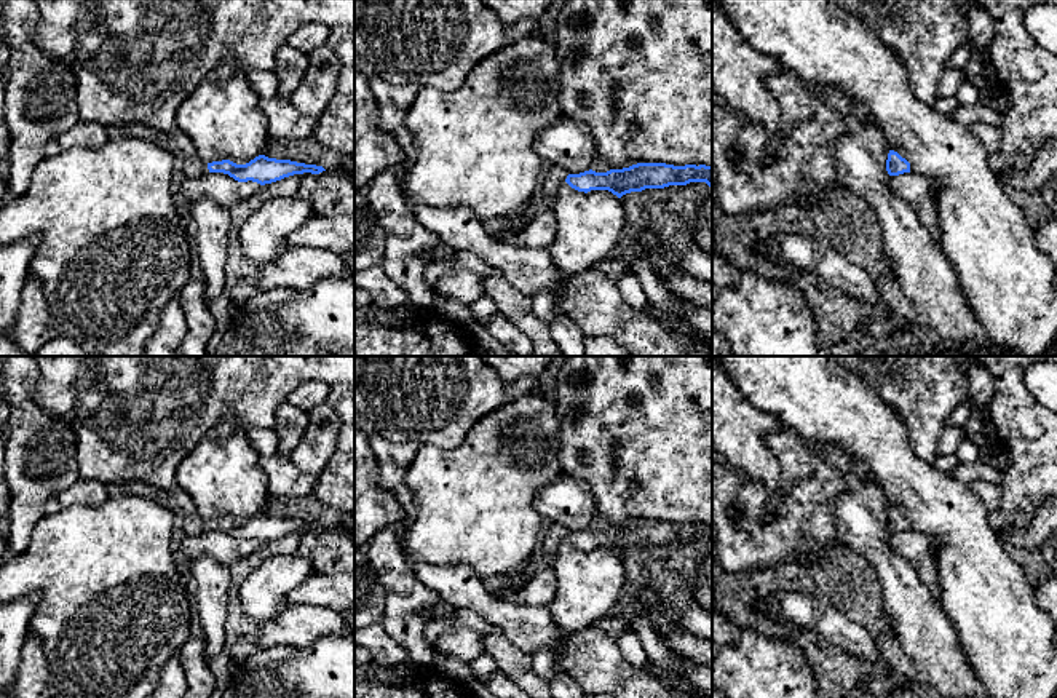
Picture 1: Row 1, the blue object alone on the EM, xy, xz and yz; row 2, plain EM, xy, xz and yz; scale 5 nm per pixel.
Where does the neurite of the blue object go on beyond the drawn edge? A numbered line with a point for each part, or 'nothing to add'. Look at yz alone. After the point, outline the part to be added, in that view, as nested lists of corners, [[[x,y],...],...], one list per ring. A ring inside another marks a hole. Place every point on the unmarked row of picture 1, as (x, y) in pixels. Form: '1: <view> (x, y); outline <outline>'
nothing to add

